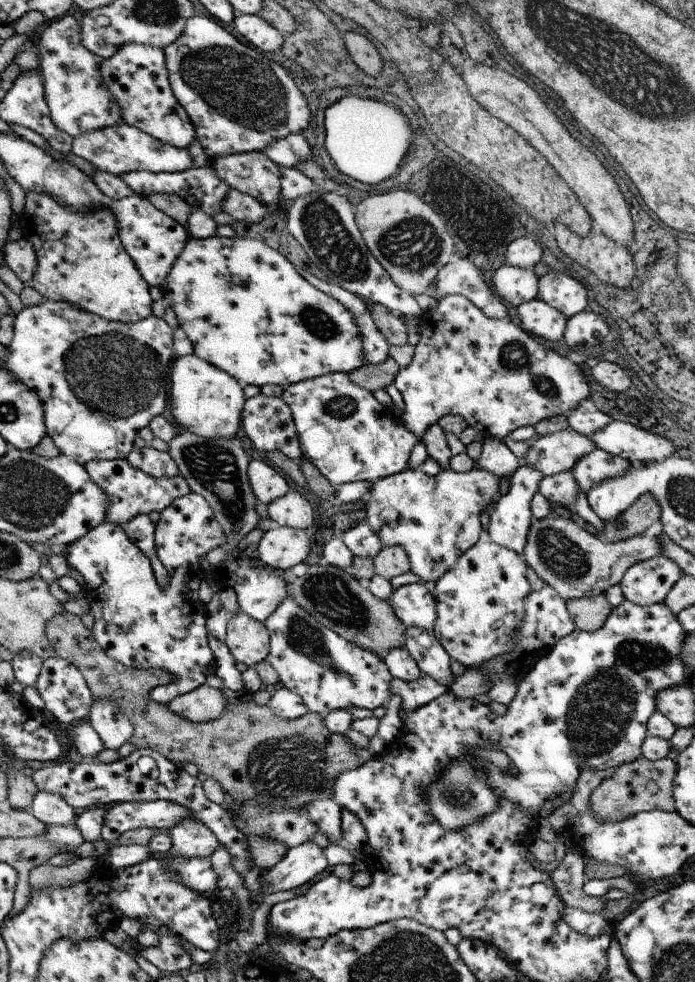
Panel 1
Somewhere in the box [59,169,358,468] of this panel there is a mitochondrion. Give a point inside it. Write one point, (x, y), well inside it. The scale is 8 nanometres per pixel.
(118, 376)

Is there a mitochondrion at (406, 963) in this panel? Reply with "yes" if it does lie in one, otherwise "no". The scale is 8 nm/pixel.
yes

